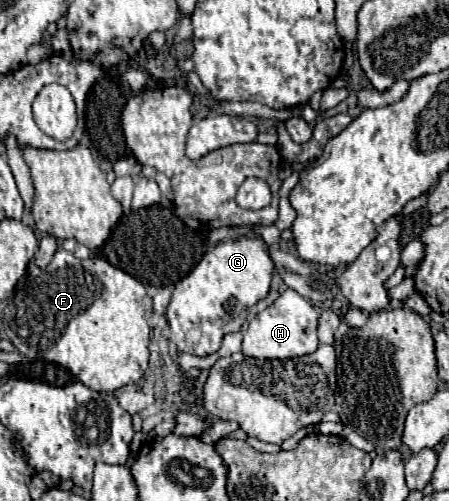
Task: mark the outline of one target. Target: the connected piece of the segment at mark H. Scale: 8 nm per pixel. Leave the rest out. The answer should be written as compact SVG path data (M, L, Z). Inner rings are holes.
M285 290L271 306L261 310L251 322L243 336L243 354L249 358L299 358L317 350L317 320L319 310L313 308L309 300L305 300L295 290Z

